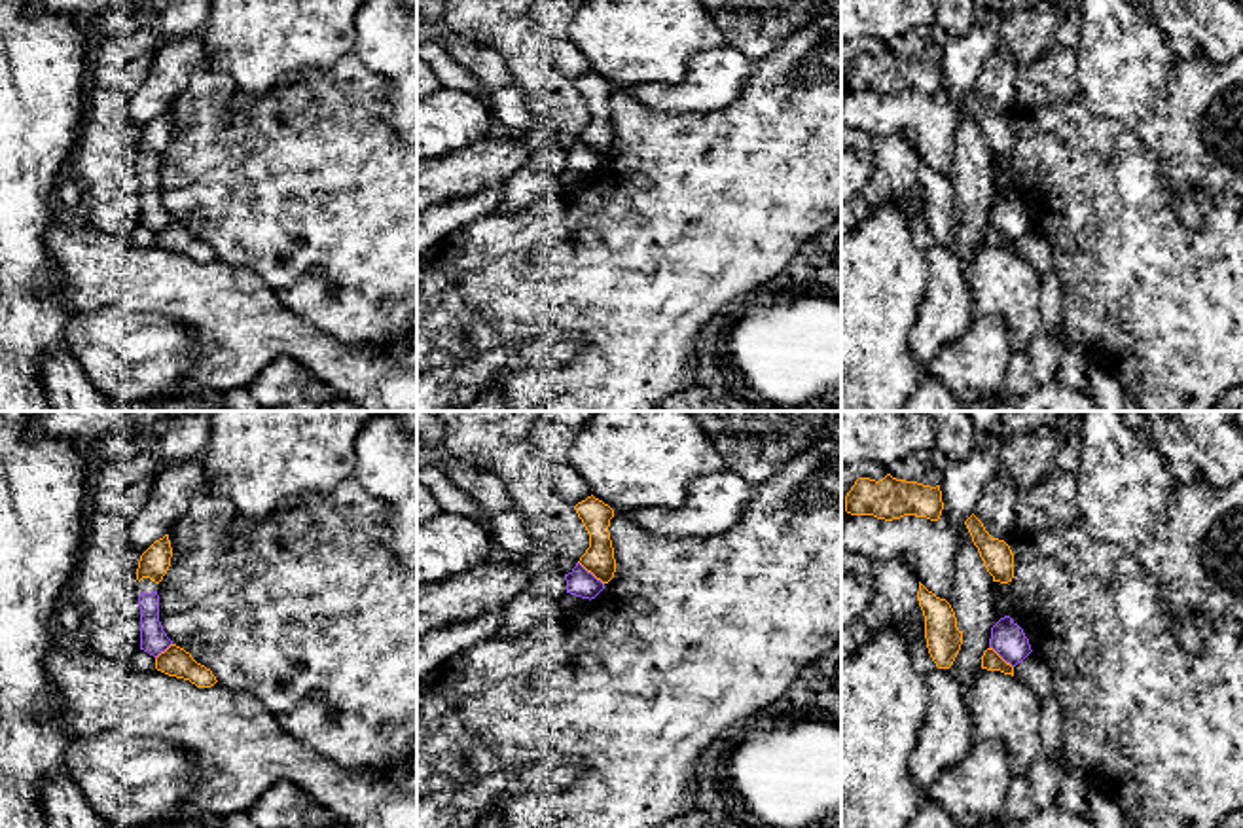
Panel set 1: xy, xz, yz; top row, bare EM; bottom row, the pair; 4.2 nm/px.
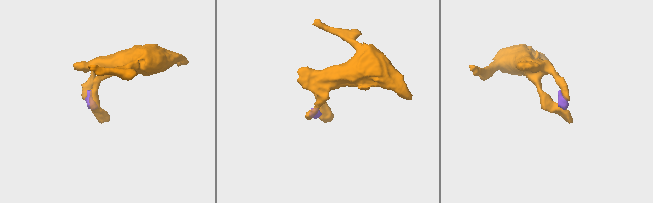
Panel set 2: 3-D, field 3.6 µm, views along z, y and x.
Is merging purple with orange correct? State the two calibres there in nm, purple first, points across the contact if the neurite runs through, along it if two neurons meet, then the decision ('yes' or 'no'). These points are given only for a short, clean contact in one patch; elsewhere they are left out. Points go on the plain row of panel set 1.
120 nm thick on the purple side, 130 nm on the other; border along xz (578, 137), (603, 160); no

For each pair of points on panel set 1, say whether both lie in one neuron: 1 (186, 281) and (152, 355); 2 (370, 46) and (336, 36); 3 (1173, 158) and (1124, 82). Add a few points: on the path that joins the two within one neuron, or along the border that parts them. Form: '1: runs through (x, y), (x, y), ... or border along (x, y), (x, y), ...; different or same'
1: border along (126, 309), (175, 319), (194, 334), (201, 349); different
2: border along (353, 19), (355, 50); different
3: runs through (1173, 139), (1173, 131), (1143, 101); same

